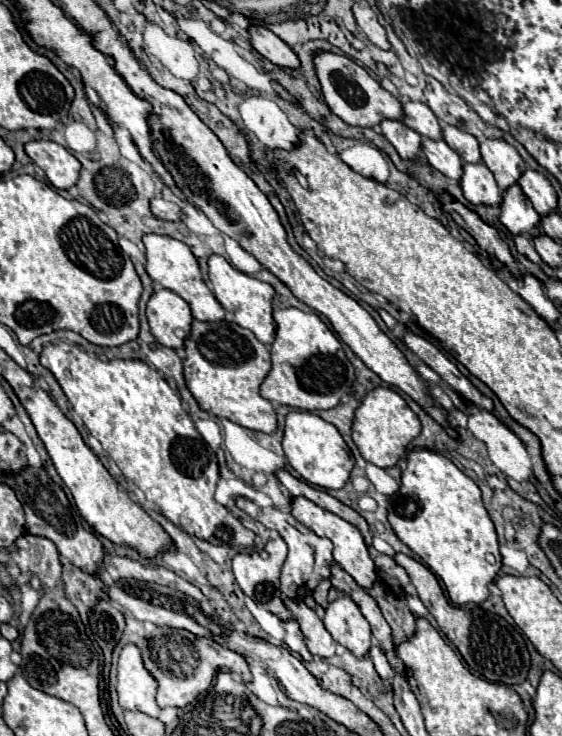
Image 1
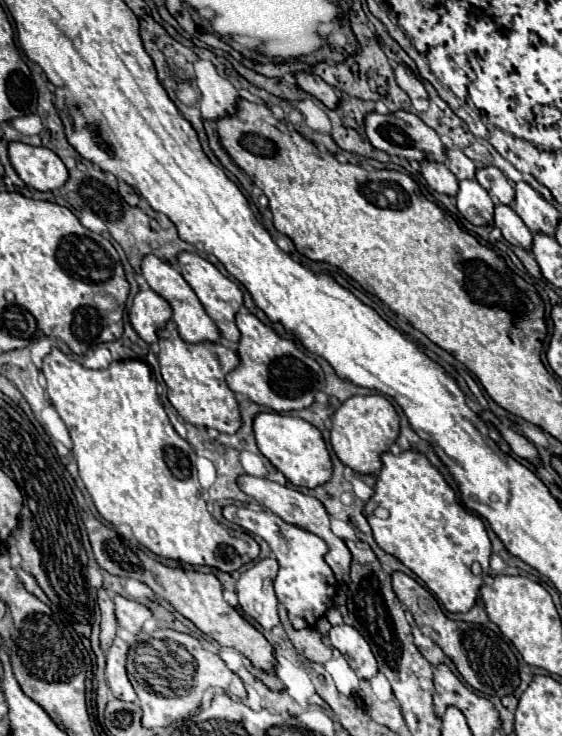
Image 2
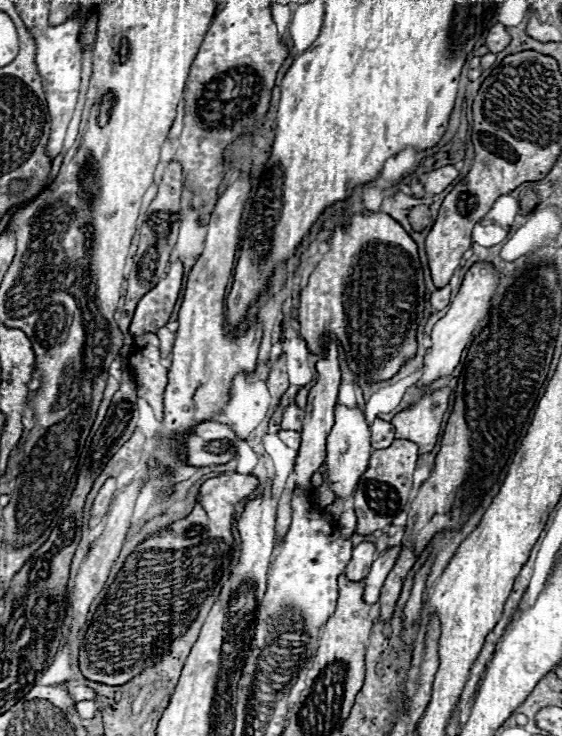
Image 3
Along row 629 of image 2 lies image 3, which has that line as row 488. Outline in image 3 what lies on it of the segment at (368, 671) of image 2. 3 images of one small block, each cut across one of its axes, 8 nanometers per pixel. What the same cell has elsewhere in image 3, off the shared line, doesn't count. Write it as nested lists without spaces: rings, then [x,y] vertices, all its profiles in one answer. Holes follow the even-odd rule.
[[[336,402],[336,410],[334,410],[334,426],[328,434],[326,440],[326,464],[330,470],[330,488],[336,496],[340,496],[342,500],[352,496],[358,484],[358,478],[362,476],[362,472],[368,466],[368,458],[370,458],[370,426],[364,420],[364,414],[360,408],[348,408],[340,402]]]

